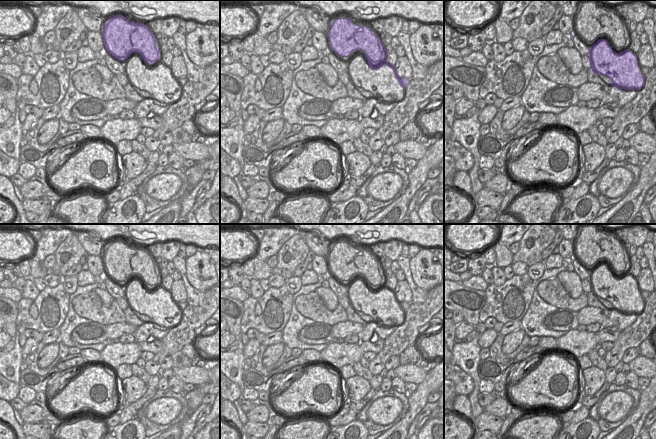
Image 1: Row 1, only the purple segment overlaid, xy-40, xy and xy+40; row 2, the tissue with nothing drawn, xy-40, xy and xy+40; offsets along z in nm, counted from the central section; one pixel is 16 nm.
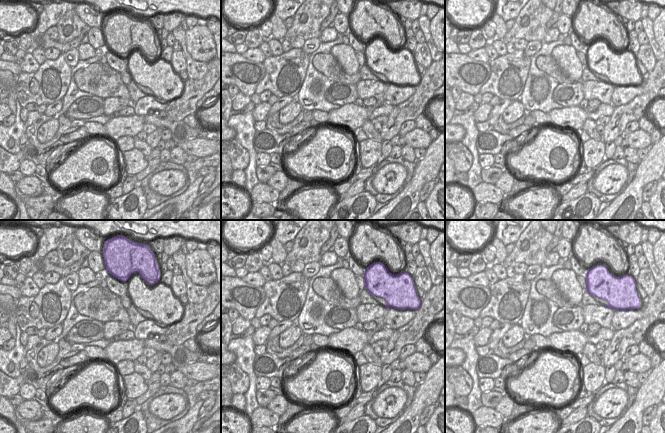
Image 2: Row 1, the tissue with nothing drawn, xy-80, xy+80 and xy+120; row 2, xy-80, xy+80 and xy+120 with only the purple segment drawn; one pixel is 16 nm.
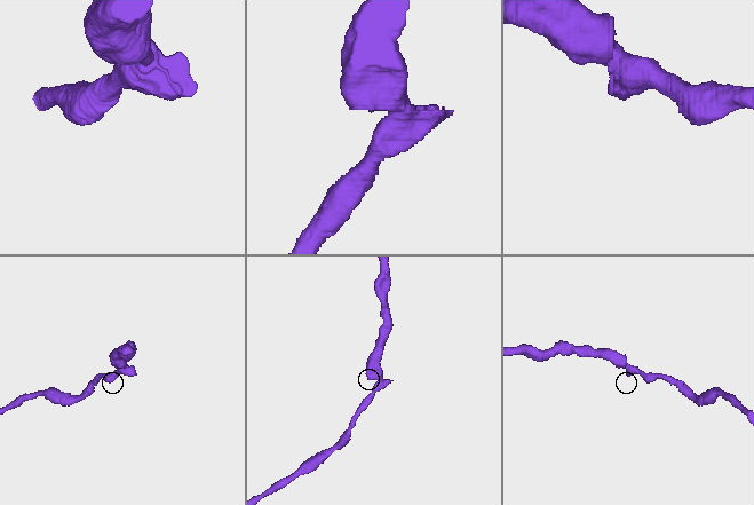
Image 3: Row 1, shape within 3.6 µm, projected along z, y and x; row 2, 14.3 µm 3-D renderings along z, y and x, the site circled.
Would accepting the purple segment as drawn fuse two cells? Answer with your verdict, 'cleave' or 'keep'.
cleave

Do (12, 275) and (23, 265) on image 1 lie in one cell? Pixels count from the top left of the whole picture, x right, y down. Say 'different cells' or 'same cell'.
different cells

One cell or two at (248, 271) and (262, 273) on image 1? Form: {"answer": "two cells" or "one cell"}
{"answer": "one cell"}

